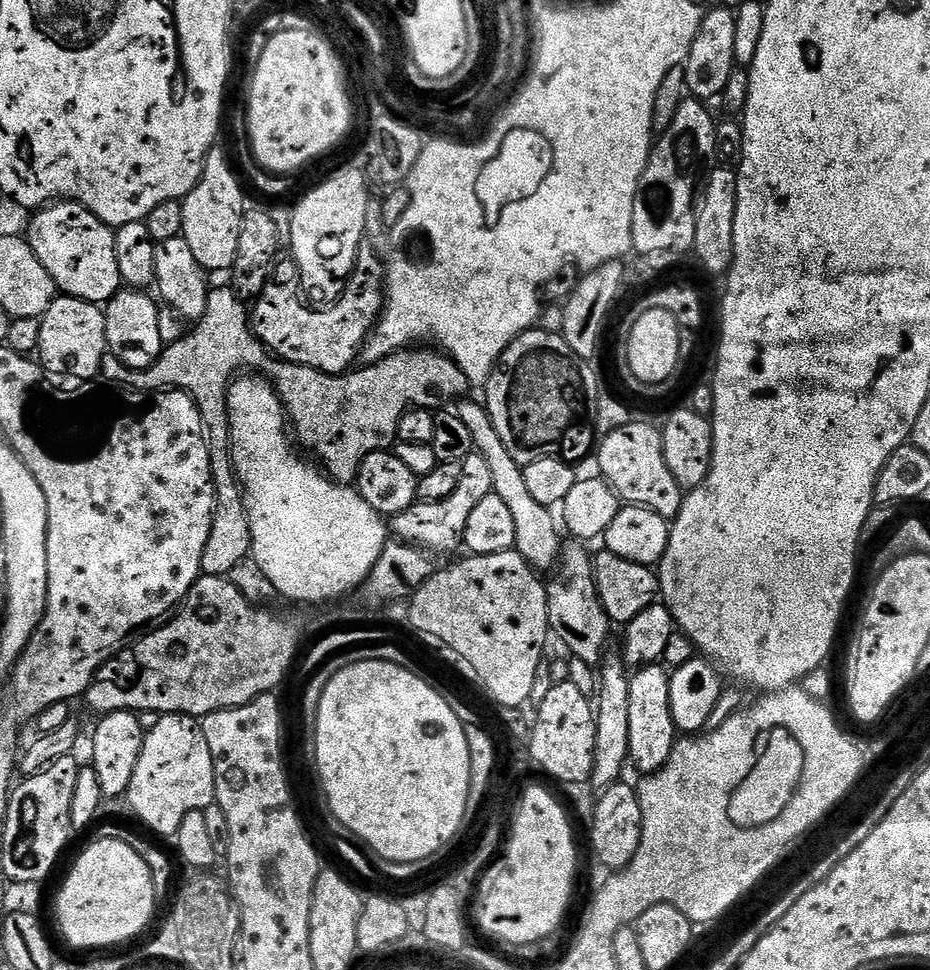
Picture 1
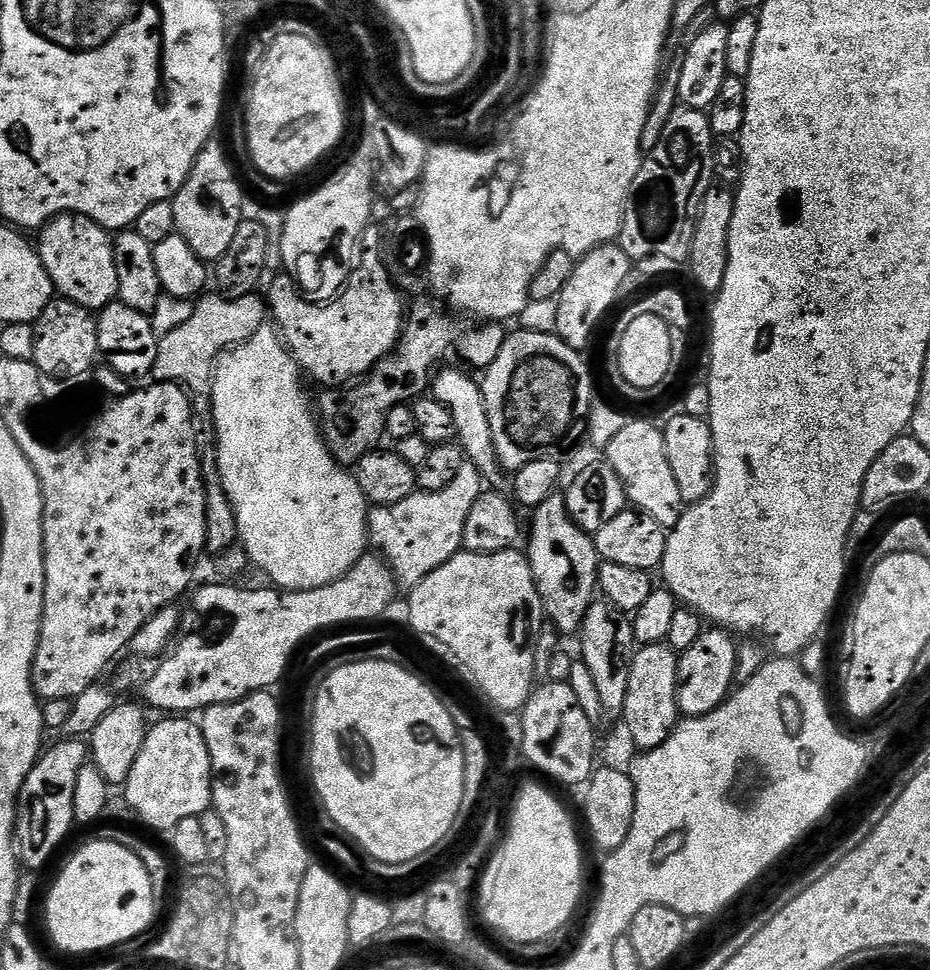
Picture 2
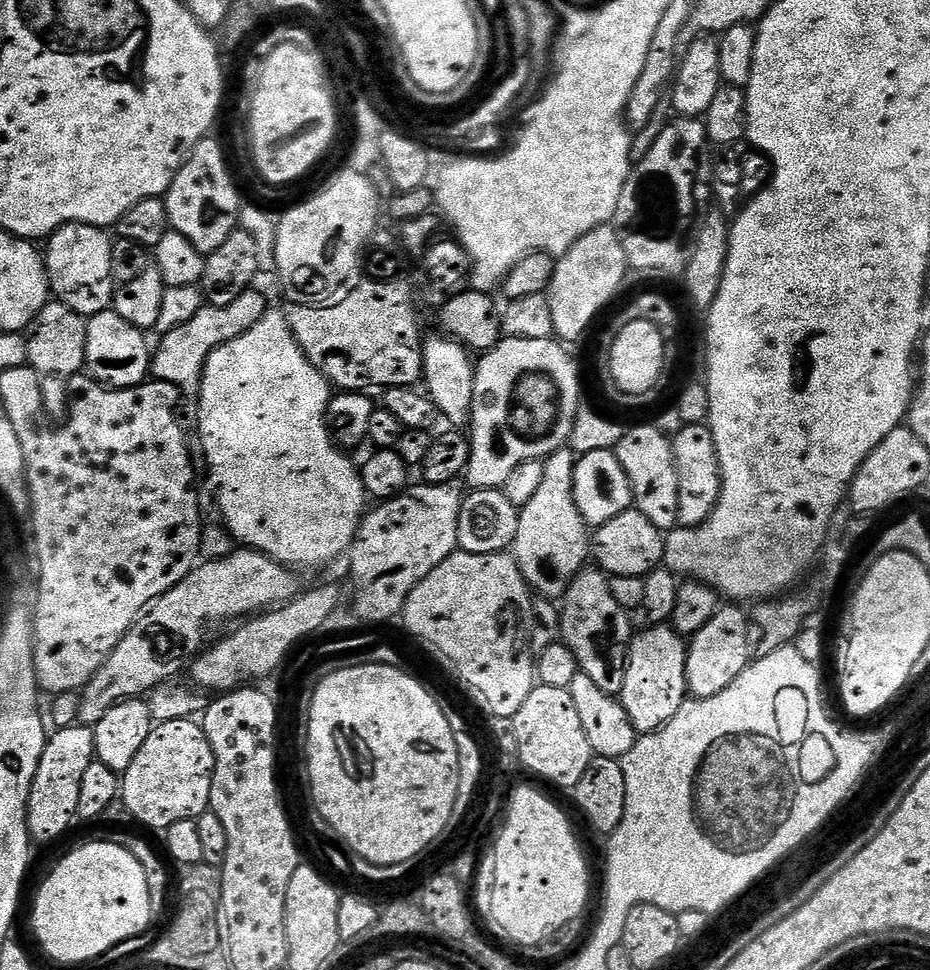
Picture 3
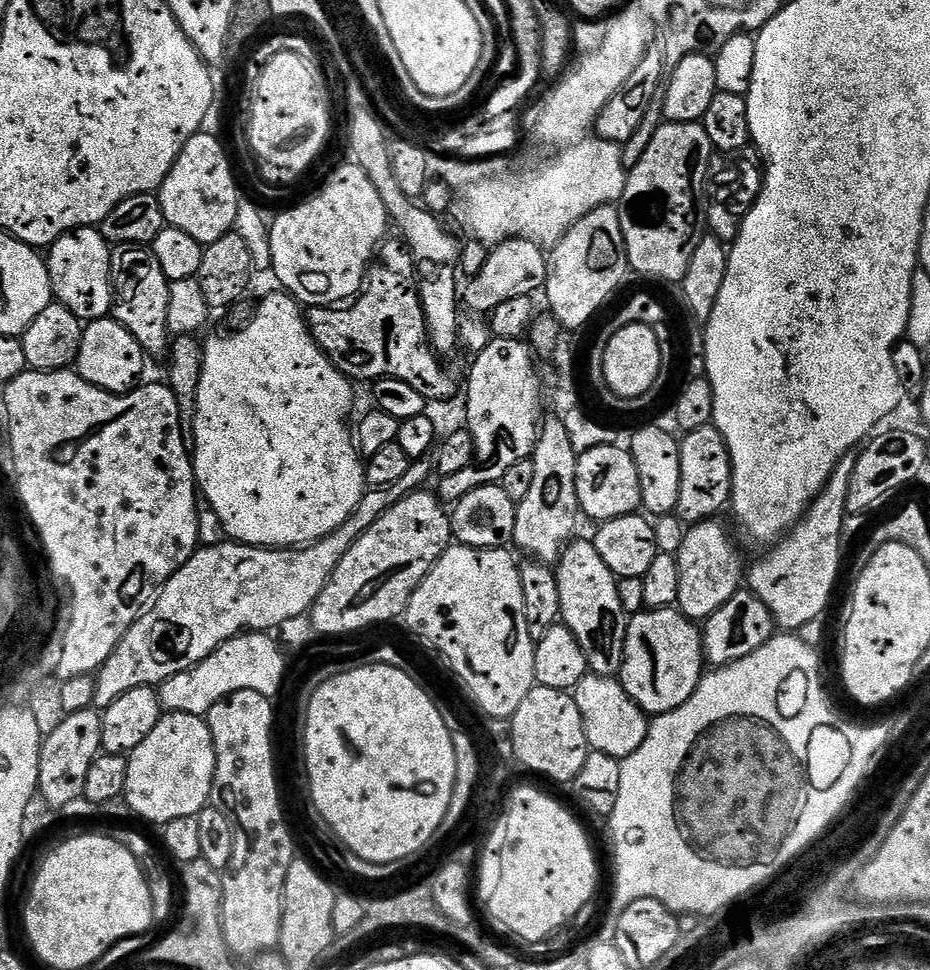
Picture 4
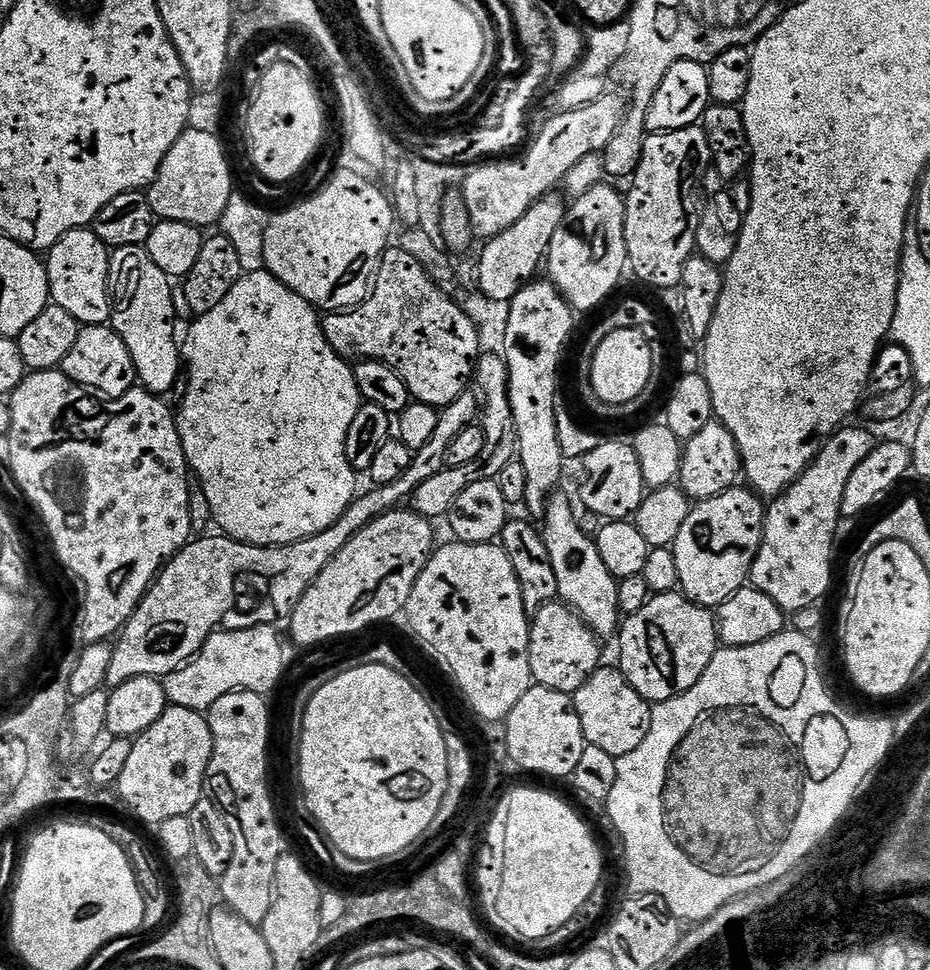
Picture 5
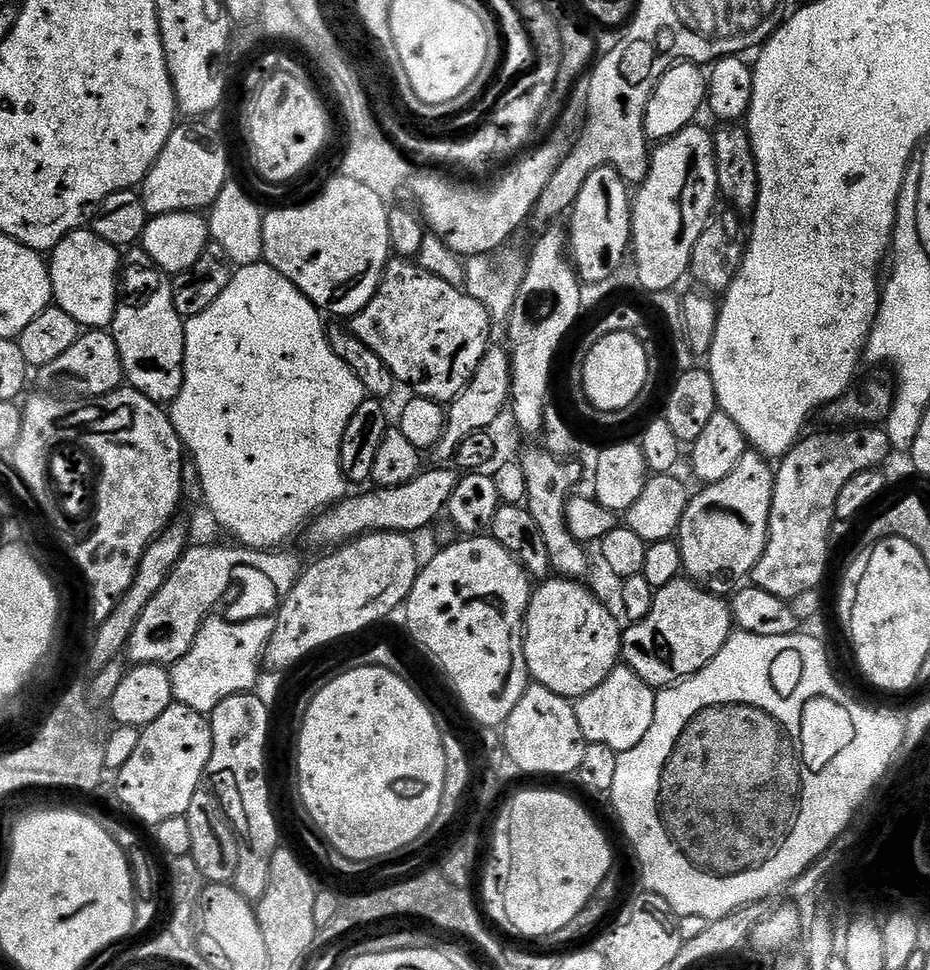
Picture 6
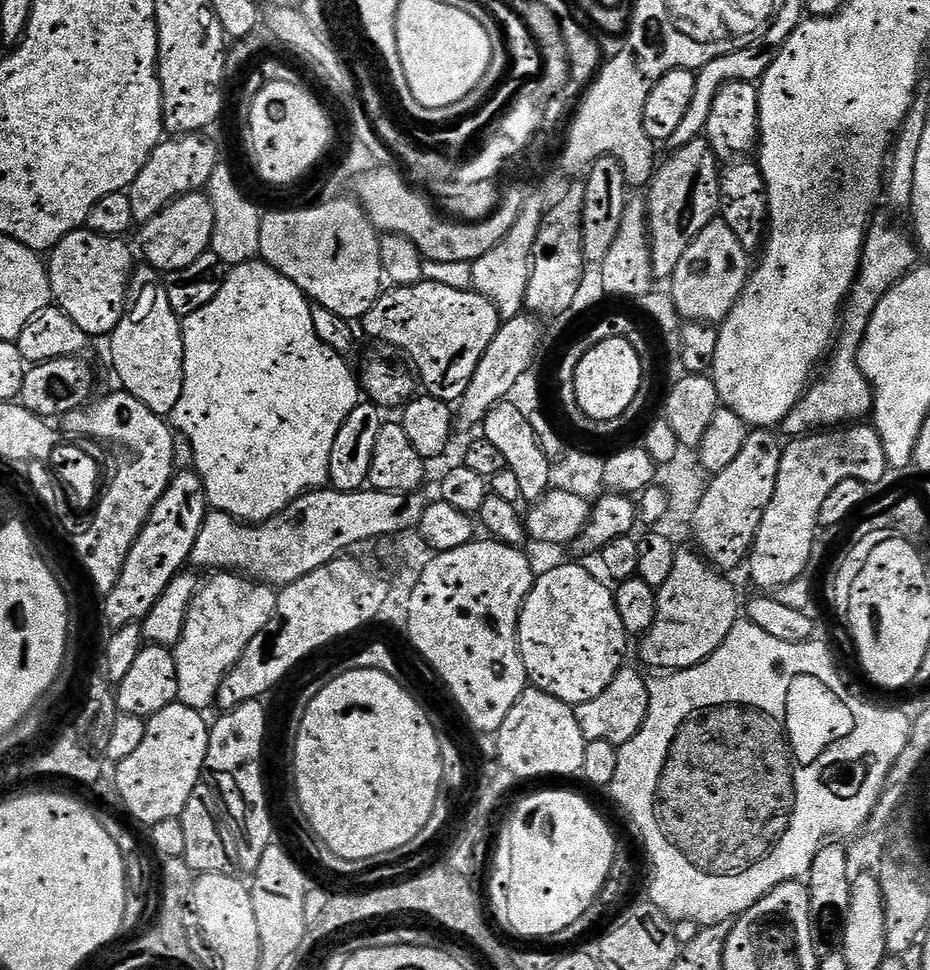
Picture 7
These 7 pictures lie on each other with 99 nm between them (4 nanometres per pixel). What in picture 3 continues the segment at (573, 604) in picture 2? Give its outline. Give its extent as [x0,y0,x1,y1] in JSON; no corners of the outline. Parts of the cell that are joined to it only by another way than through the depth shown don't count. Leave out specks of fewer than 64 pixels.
[511,446,590,601]

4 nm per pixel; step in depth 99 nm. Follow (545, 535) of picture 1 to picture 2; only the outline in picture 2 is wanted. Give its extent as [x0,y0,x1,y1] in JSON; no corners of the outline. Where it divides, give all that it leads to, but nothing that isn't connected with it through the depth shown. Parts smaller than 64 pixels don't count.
[431,367,510,490]

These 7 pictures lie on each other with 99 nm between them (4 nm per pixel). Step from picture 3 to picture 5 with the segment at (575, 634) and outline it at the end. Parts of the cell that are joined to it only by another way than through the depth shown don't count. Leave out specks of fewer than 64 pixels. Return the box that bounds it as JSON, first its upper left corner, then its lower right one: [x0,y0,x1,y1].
[542,490,622,638]

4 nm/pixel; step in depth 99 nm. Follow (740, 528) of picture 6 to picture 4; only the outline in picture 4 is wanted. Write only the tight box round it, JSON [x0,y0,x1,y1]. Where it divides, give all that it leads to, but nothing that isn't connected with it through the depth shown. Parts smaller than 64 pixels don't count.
[675,518,746,622]

